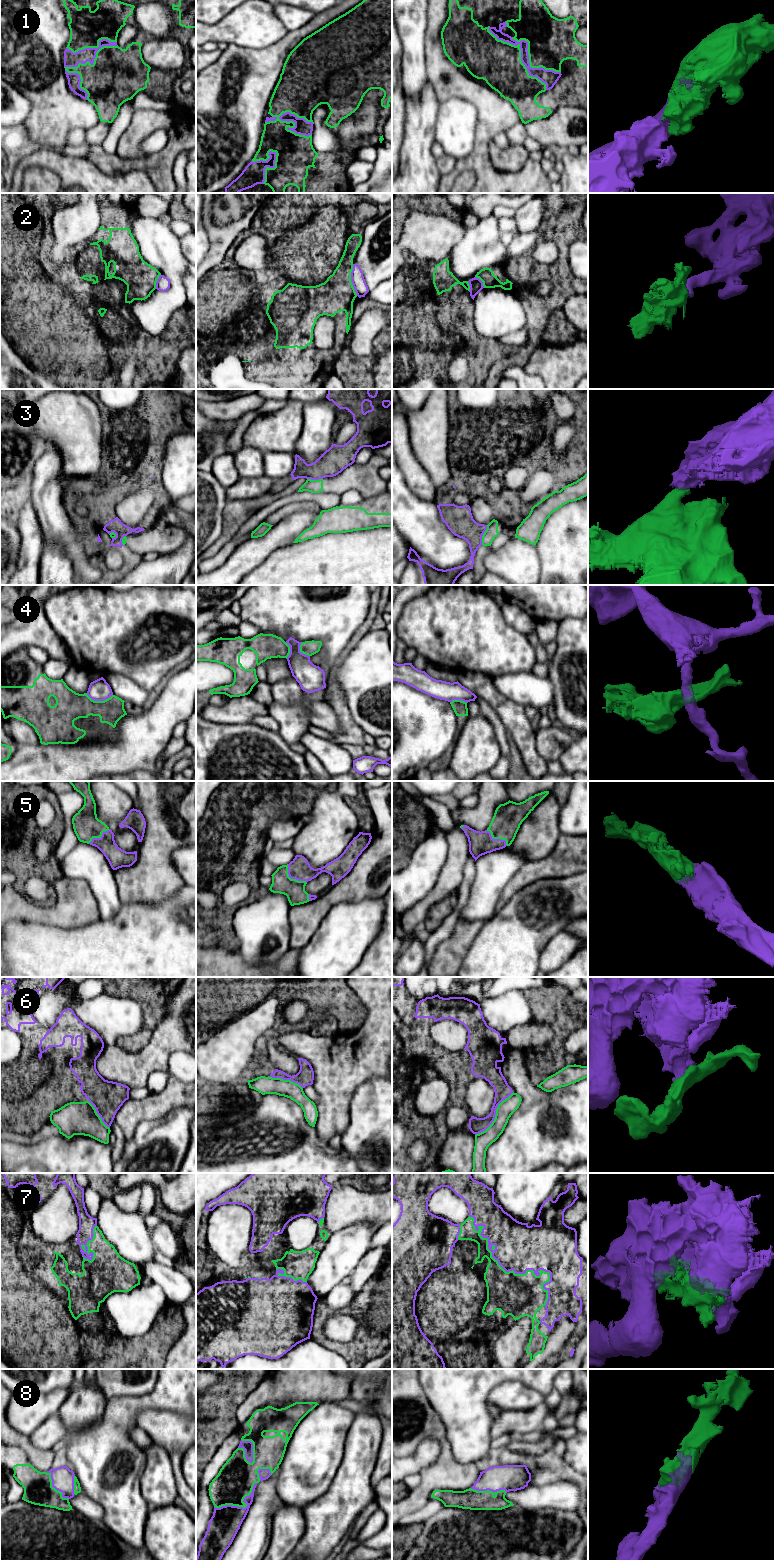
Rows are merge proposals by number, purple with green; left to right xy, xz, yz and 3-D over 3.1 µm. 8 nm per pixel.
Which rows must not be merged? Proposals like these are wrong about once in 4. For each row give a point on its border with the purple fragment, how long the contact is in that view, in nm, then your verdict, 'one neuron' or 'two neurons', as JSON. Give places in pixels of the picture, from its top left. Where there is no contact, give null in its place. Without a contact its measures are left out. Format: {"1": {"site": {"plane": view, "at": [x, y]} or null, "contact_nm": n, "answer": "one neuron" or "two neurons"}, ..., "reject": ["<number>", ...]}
{"1": {"site": {"plane": "yz", "at": [521, 53]}, "contact_nm": 700, "answer": "one neuron"}, "2": {"site": {"plane": "xz", "at": [351, 280]}, "contact_nm": 260, "answer": "two neurons"}, "3": {"site": {"plane": "yz", "at": [482, 535]}, "contact_nm": 170, "answer": "two neurons"}, "4": {"site": {"plane": "xy", "at": [99, 700]}, "contact_nm": 220, "answer": "two neurons"}, "5": {"site": {"plane": "xz", "at": [292, 878]}, "contact_nm": 220, "answer": "one neuron"}, "6": {"site": {"plane": "yz", "at": [495, 1114]}, "contact_nm": 460, "answer": "two neurons"}, "7": {"site": {"plane": "yz", "at": [511, 1270]}, "contact_nm": 950, "answer": "one neuron"}, "8": {"site": {"plane": "xz", "at": [242, 1507]}, "contact_nm": 400, "answer": "one neuron"}, "reject": ["2", "3", "4", "6"]}

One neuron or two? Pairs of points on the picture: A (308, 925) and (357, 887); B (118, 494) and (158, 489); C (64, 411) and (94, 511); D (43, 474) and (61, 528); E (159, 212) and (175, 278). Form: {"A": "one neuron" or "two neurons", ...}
{"A": "one neuron", "B": "one neuron", "C": "two neurons", "D": "one neuron", "E": "two neurons"}

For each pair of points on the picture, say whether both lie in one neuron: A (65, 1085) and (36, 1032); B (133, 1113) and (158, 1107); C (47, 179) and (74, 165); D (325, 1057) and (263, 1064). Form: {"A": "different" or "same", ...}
{"A": "same", "B": "same", "C": "different", "D": "different"}

